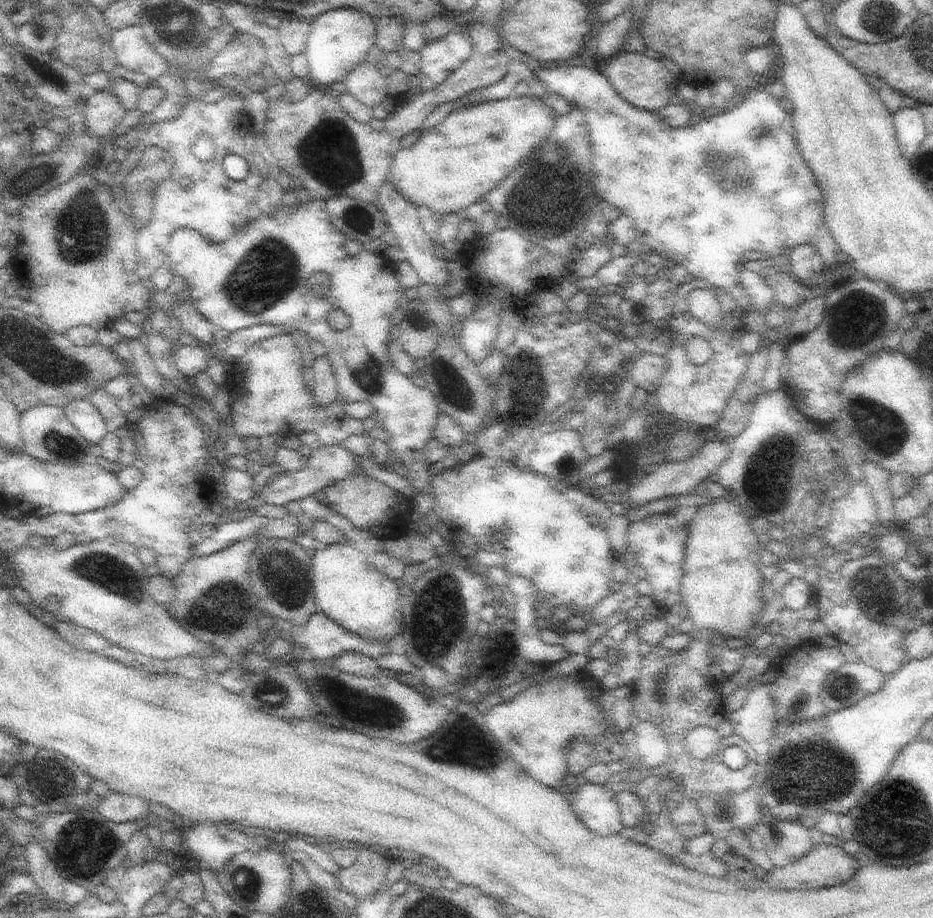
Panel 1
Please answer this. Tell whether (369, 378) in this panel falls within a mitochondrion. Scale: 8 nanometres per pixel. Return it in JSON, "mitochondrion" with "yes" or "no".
{"mitochondrion":"yes"}

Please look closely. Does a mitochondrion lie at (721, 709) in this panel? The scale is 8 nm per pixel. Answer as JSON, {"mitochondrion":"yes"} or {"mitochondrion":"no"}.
{"mitochondrion":"no"}

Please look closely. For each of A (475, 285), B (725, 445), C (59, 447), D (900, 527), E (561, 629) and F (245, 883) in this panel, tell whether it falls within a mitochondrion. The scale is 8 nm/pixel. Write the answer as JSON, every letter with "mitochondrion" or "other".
{"A":"other","B":"other","C":"mitochondrion","D":"other","E":"other","F":"mitochondrion"}

